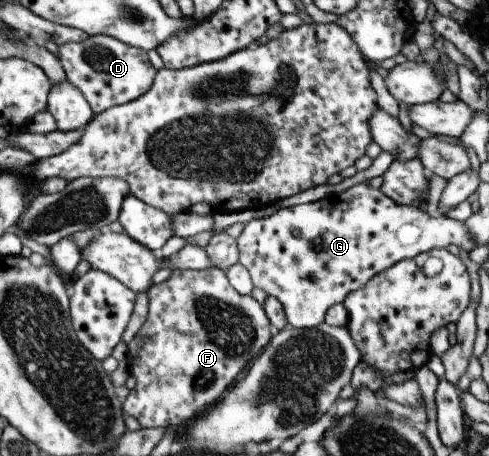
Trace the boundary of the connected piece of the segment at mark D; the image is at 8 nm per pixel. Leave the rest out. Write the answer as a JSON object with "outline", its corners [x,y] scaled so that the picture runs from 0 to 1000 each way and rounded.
{"outline":[[[190,77],[170,92],[121,101],[117,127],[133,154],[135,173],[153,193],[166,197],[196,252],[231,232],[272,224],[307,200],[317,162],[325,154],[305,136],[301,116],[237,83],[219,77]]]}

